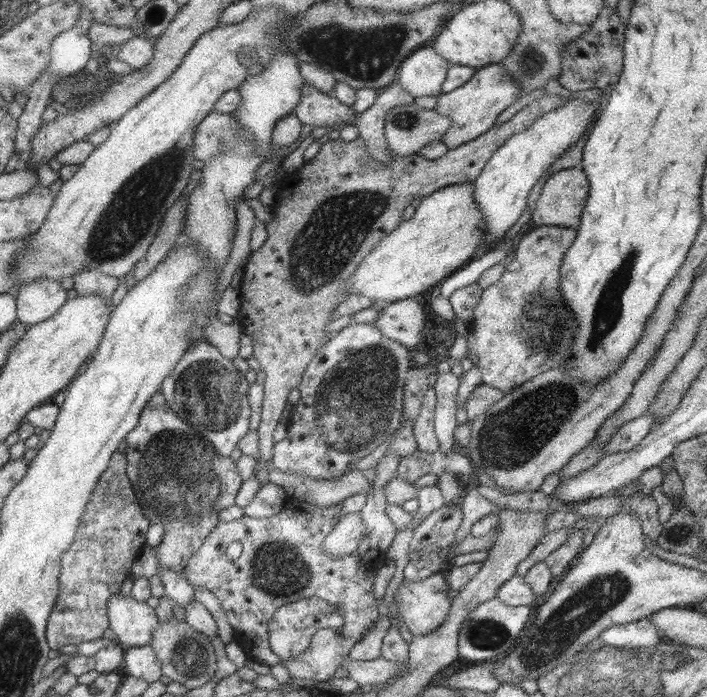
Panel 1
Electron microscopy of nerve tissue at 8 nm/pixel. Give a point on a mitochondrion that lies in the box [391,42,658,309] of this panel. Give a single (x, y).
(531, 61)

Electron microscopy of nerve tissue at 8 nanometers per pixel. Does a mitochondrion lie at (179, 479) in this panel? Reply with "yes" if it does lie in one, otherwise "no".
yes

